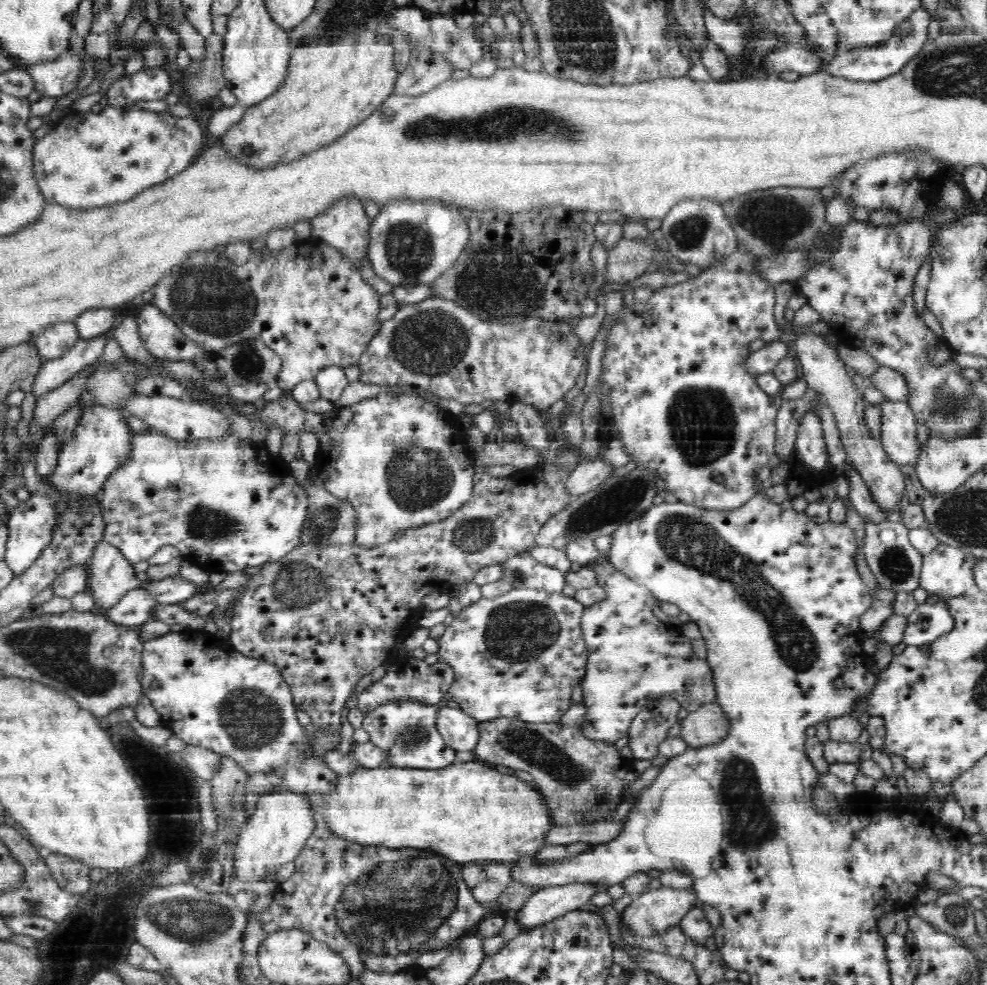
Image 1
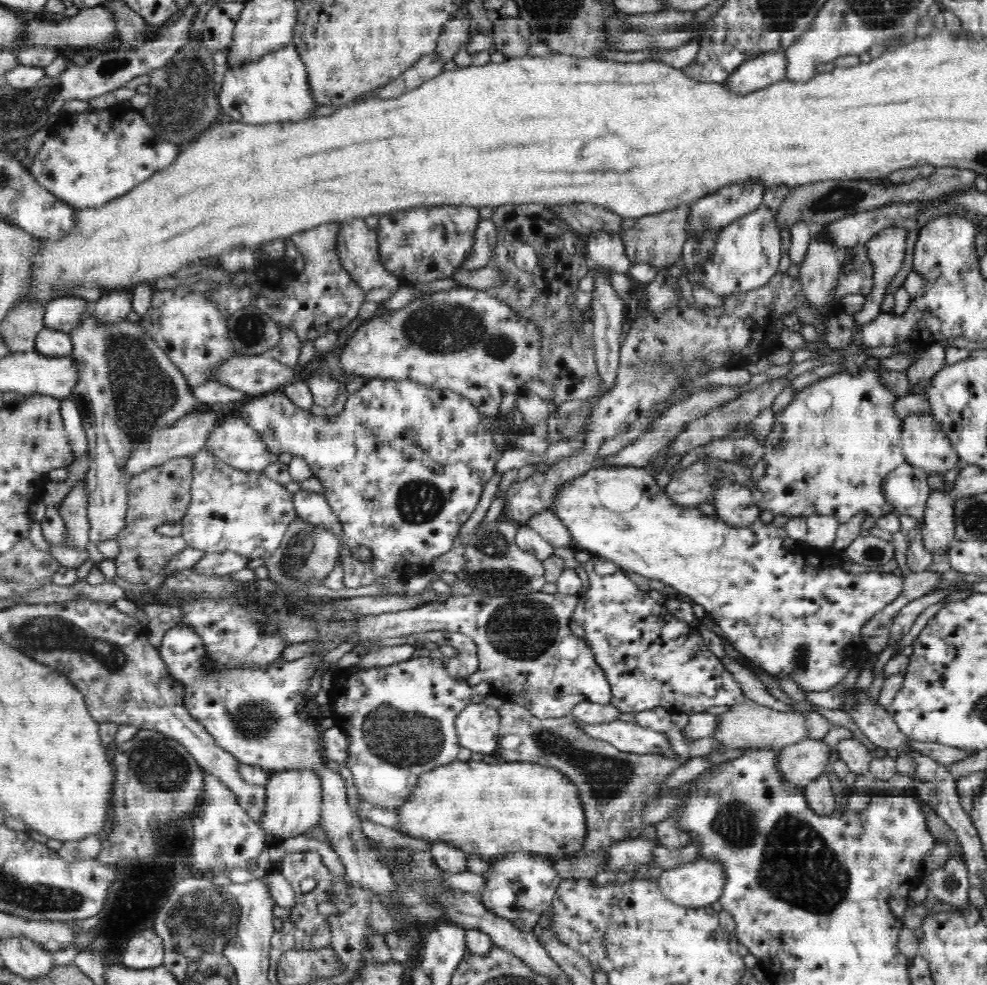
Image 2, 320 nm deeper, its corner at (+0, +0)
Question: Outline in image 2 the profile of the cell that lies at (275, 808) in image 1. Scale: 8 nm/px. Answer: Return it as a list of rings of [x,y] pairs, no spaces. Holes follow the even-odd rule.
[[[310,771],[278,772],[278,775],[269,778],[264,790],[266,805],[260,828],[267,836],[269,844],[305,836],[318,826],[322,807],[322,786],[319,776]]]

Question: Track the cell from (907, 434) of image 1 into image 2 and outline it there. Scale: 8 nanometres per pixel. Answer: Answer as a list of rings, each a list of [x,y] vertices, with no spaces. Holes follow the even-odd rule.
[[[908,416],[899,440],[906,463],[922,468],[927,475],[943,474],[958,466],[958,453],[932,418]]]

